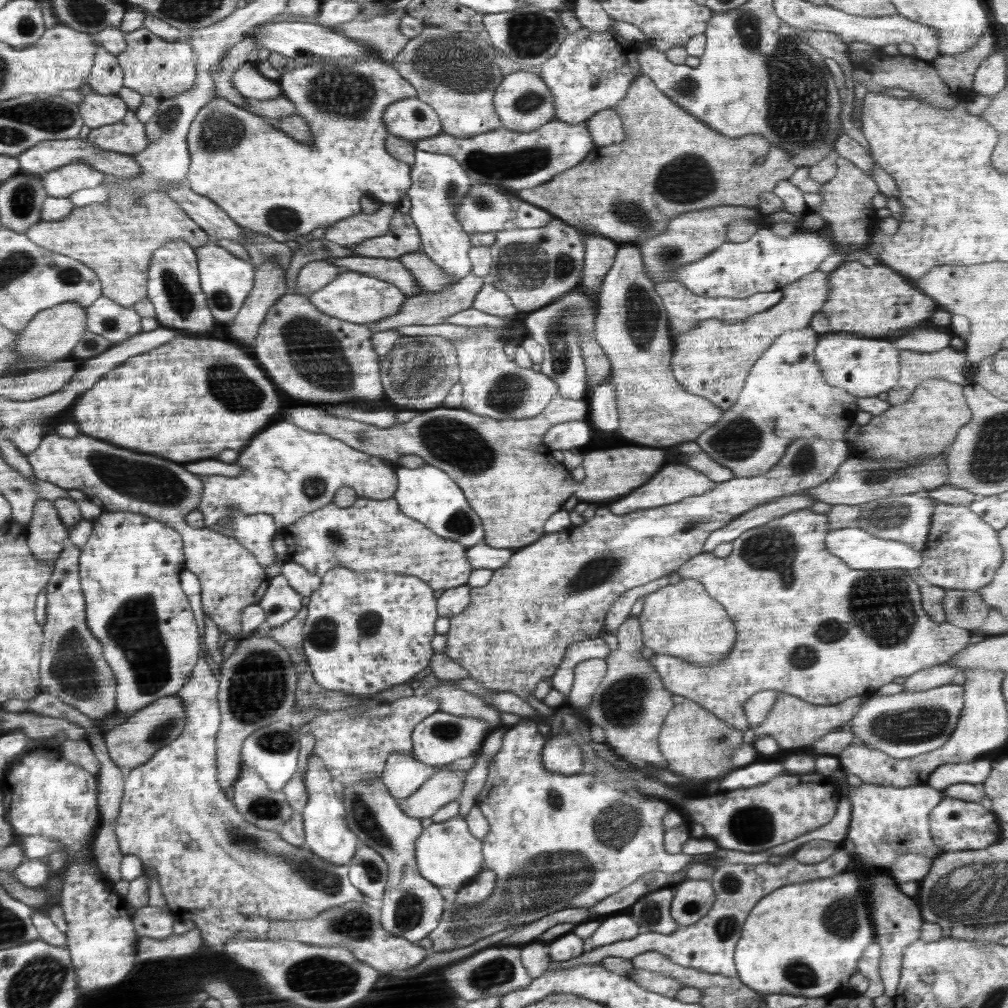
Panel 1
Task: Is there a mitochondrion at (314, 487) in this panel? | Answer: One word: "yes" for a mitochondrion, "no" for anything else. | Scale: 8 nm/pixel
yes

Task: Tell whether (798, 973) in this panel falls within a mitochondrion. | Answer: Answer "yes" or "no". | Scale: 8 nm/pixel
yes

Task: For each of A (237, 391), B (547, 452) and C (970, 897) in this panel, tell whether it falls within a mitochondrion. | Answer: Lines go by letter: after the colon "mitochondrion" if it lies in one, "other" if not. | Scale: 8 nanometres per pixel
A: mitochondrion
B: other
C: mitochondrion

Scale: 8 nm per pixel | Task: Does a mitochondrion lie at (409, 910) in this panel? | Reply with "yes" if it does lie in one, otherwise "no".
yes

